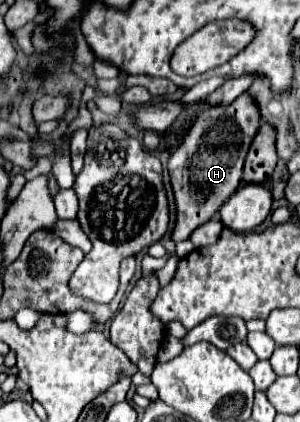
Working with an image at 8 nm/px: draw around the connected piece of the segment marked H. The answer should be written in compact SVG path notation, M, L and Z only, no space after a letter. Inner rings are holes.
M248 94L236 98L228 108L204 110L180 144L172 150L168 160L170 182L176 202L176 224L172 230L172 242L184 242L190 234L216 216L220 206L234 194L242 180L242 166L248 146L260 126L260 114L254 100Z

